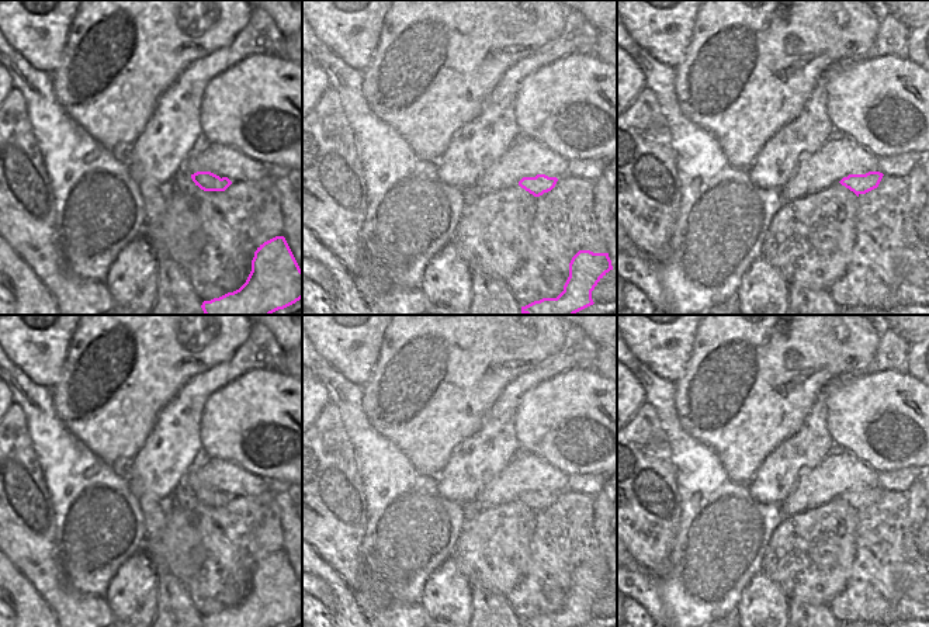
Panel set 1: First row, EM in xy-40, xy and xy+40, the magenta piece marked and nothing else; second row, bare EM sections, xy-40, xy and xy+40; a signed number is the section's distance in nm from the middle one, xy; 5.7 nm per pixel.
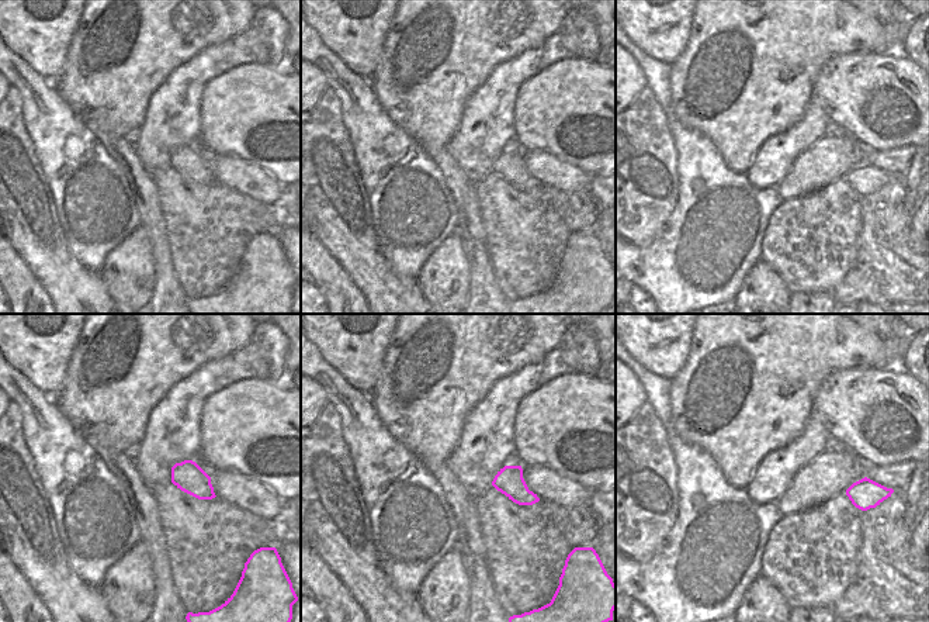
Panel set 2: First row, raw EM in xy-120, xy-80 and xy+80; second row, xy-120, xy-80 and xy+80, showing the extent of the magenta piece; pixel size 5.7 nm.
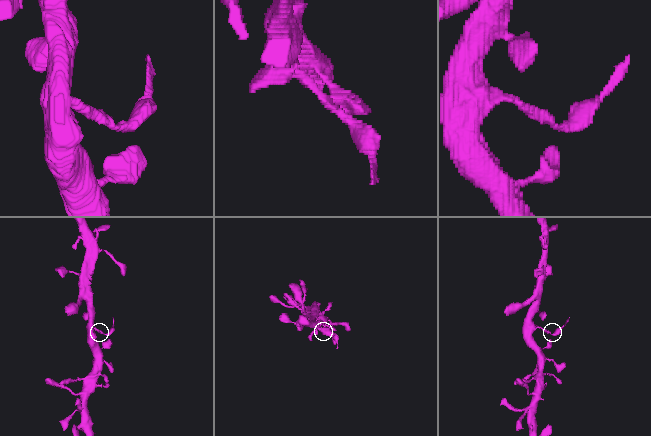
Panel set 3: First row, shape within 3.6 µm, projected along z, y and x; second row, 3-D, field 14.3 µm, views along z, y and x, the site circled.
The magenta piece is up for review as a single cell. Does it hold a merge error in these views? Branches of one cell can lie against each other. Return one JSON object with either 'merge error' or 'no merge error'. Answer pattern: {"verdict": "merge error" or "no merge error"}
{"verdict": "merge error"}

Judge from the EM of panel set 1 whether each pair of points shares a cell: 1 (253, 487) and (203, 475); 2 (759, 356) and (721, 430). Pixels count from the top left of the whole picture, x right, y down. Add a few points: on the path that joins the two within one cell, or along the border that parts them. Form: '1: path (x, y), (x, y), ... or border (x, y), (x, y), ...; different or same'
1: path (241, 484), (229, 477), (215, 475); same
2: path (752, 374), (738, 405), (731, 412); same

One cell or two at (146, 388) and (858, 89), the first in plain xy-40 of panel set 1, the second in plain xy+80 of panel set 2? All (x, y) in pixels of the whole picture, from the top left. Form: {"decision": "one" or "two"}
{"decision": "two"}

